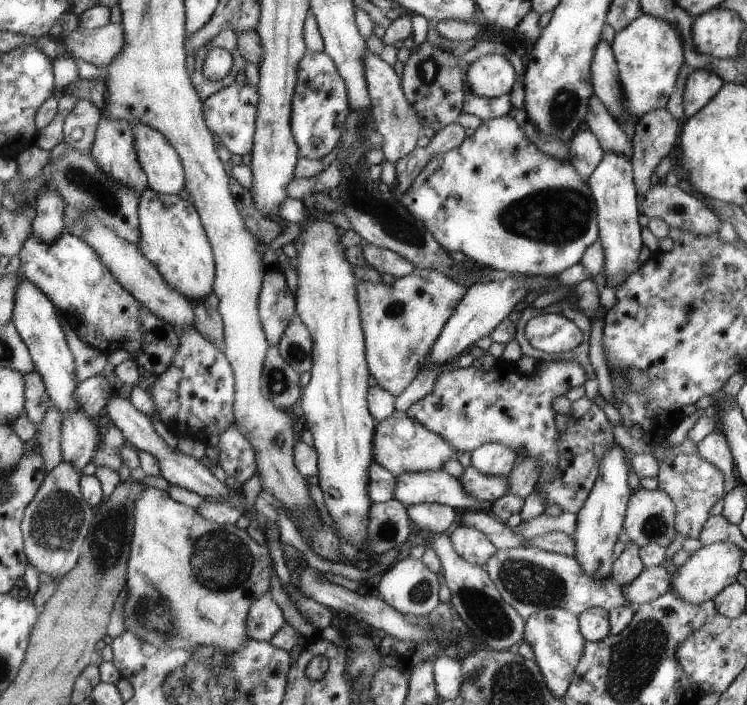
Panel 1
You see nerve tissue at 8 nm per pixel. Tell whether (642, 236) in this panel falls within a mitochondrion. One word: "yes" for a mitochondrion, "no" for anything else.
no

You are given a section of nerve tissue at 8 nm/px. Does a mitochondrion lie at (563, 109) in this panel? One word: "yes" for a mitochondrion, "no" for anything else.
yes

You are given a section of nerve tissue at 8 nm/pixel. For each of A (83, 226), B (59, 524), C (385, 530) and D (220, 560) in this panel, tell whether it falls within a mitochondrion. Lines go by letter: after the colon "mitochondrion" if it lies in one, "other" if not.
A: mitochondrion
B: mitochondrion
C: mitochondrion
D: mitochondrion

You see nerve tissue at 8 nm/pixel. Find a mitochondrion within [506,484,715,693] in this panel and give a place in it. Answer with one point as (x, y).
(654, 526)

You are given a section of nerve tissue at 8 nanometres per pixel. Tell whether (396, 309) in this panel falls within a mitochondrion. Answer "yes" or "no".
yes

